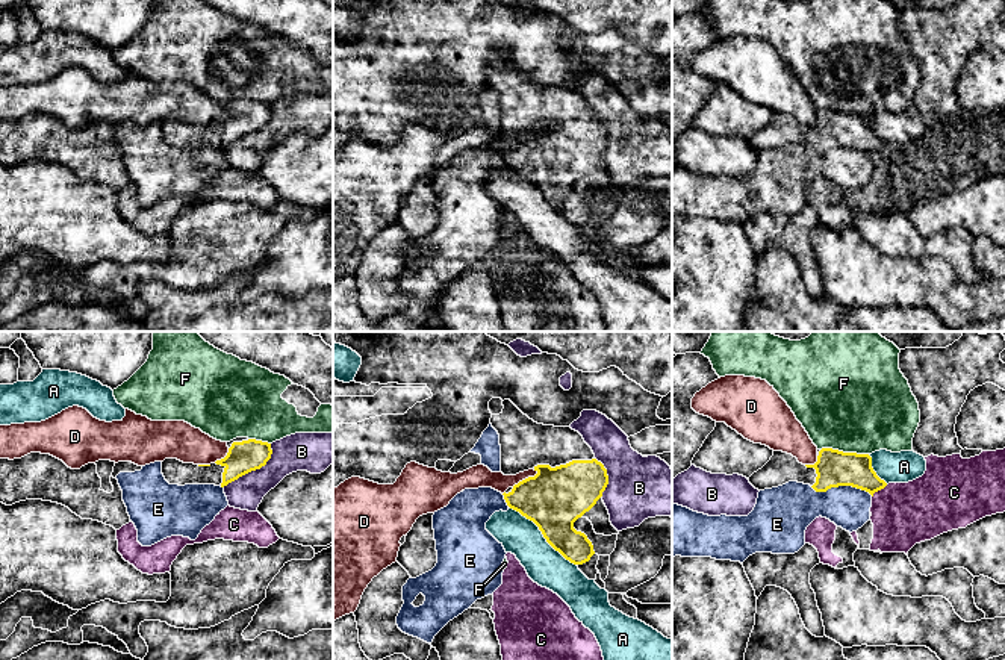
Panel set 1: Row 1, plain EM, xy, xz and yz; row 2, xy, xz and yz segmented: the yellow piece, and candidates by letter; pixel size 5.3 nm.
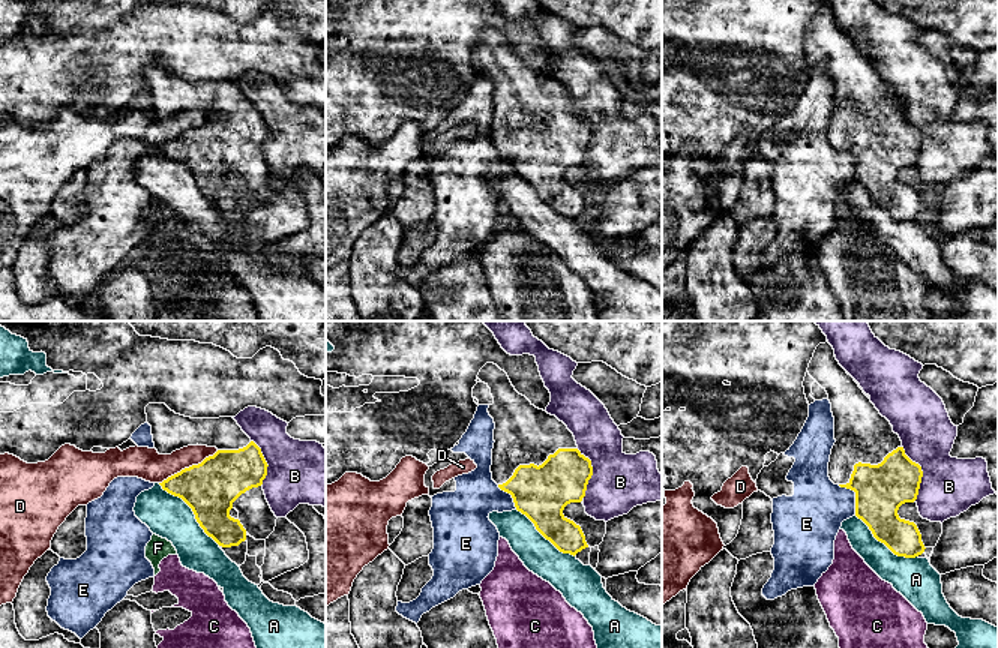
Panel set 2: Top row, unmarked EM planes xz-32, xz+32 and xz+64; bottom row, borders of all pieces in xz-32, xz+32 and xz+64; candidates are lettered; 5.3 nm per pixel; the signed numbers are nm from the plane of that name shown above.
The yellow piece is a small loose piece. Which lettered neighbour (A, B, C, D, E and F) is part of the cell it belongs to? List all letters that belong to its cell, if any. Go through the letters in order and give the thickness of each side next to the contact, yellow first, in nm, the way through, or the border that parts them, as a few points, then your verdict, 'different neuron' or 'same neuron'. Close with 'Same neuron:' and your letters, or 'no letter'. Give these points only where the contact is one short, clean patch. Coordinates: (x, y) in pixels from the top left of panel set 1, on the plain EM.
A: 320/200 nm | different neuron
B: 170/190 nm | different neuron
C: 190/340 nm | along yz (887, 146), (872, 158) | different neuron
D: 320/120 nm | different neuron
E: 200/220 nm | different neuron
F: 200/480 nm | different neuron
Same neuron: no letter

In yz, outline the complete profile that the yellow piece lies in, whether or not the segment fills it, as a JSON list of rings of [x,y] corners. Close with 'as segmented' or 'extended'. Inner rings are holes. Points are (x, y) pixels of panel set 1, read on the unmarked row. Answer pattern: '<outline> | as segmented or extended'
[[[822,109],[814,126],[802,126],[792,115],[773,112],[770,121],[748,141],[758,151],[798,142],[810,145],[816,153],[852,147],[872,157],[887,147],[873,132],[869,115],[843,114],[832,109]]] | extended

